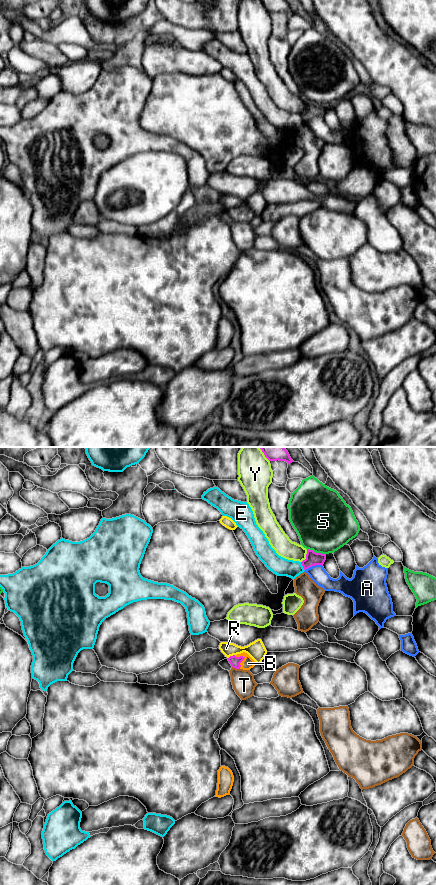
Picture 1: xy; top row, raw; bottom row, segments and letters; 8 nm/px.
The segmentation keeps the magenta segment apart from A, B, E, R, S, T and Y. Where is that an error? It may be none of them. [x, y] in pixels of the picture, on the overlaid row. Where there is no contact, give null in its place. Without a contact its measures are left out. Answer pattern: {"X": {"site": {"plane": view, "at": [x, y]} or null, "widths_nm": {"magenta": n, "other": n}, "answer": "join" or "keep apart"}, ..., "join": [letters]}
{"A": {"site": {"plane": "xy", "at": [313, 565]}, "widths_nm": {"magenta": 110, "other": 140}, "answer": "keep apart"}, "B": {"site": {"plane": "xy", "at": [243, 658]}, "widths_nm": {"magenta": 80, "other": 90}, "answer": "join"}, "E": {"site": {"plane": "xy", "at": [302, 565]}, "widths_nm": {"magenta": 110, "other": 150}, "answer": "keep apart"}, "R": {"site": {"plane": "xy", "at": [231, 656]}, "widths_nm": {"magenta": 80, "other": 150}, "answer": "keep apart"}, "S": {"site": {"plane": "xy", "at": [315, 552]}, "widths_nm": {"magenta": 110, "other": 460}, "answer": "keep apart"}, "T": {"site": {"plane": "xy", "at": [236, 668]}, "widths_nm": {"magenta": 80, "other": 180}, "answer": "keep apart"}, "Y": {"site": {"plane": "xy", "at": [306, 556]}, "widths_nm": {"magenta": 110, "other": 160}, "answer": "keep apart"}, "join": ["B"]}

